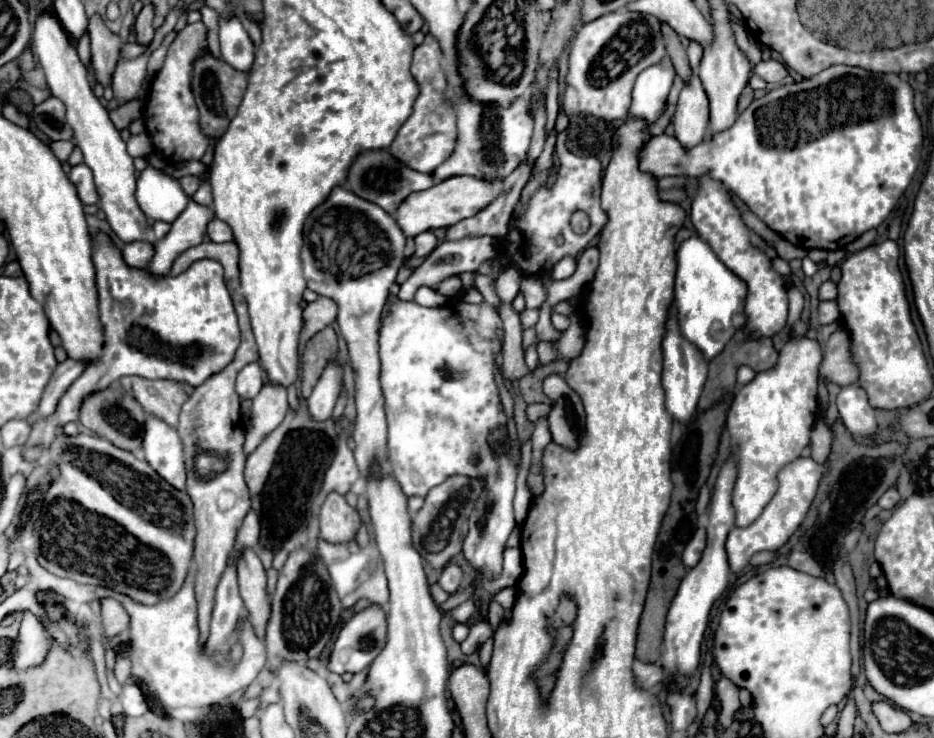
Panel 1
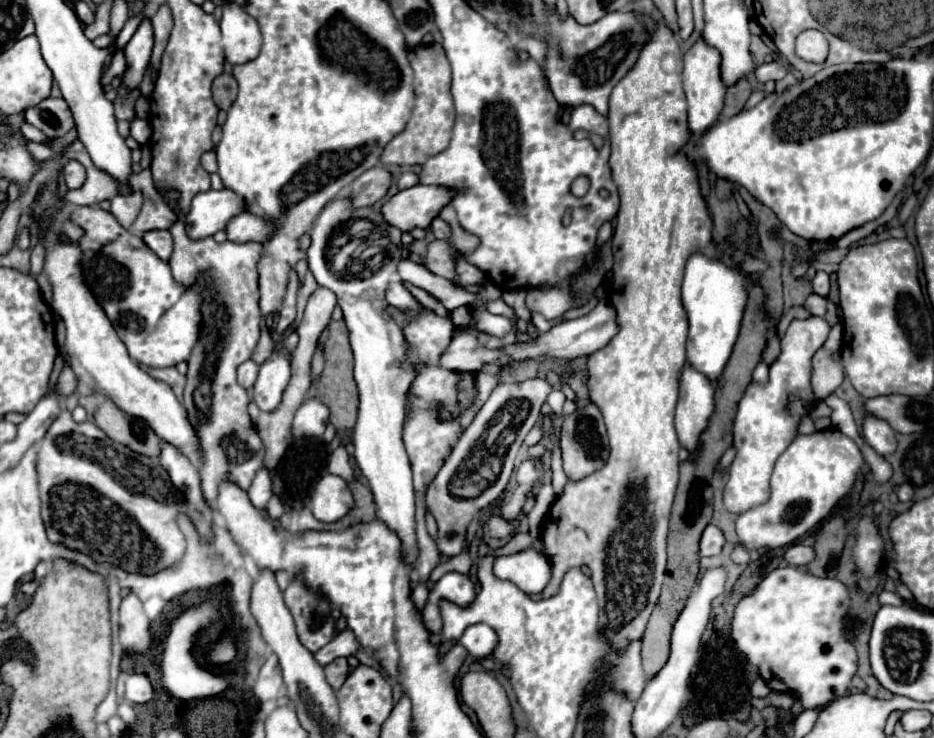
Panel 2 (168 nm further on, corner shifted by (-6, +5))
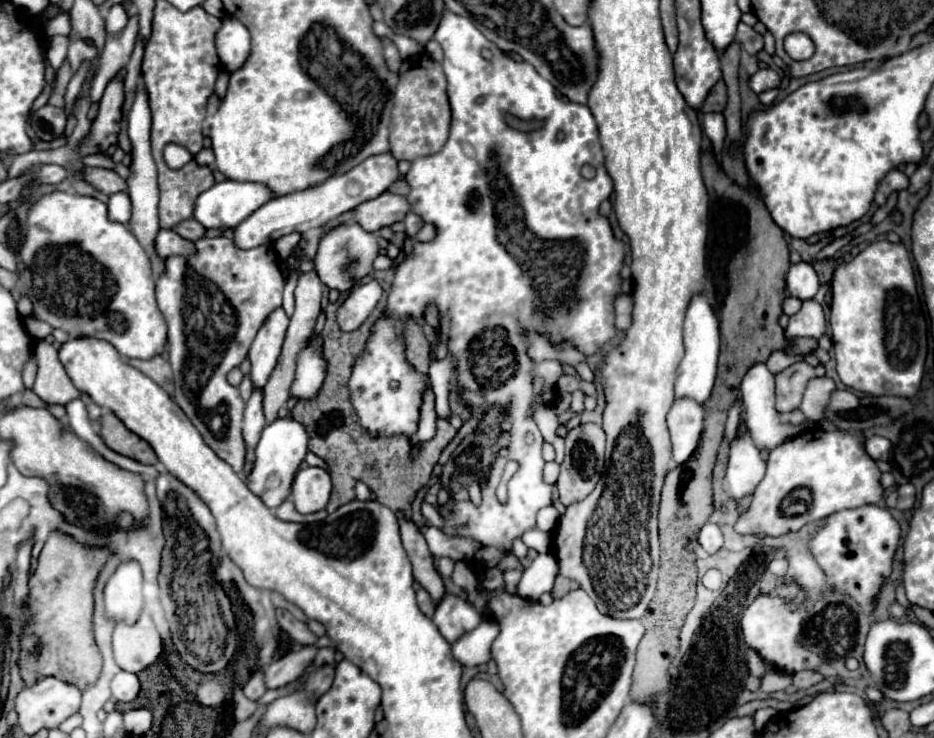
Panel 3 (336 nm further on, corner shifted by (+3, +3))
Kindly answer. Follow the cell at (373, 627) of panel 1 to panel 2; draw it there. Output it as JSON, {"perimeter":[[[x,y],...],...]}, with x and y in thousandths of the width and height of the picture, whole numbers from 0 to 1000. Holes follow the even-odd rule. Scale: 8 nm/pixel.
{"perimeter":[[[368,852],[358,869],[353,869],[340,885],[336,885],[336,890],[343,901],[351,901],[362,890],[377,890],[385,879],[388,877],[385,877],[385,869],[381,866],[381,860],[377,860],[377,855],[373,855],[373,852]]]}

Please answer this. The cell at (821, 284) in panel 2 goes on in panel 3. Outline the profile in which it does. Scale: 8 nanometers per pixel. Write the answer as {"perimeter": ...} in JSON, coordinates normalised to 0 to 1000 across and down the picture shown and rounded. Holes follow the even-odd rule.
{"perimeter":[[[862,354],[847,356],[843,375],[840,375],[840,392],[858,408],[870,405],[877,392],[877,378],[875,378],[870,359],[866,359]]]}

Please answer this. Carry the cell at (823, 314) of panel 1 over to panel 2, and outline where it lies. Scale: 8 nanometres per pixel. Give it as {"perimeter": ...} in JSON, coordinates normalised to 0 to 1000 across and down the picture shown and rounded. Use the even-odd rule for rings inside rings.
{"perimeter":[[[867,400],[861,411],[861,416],[869,424],[869,427],[876,427],[876,430],[882,430],[884,427],[884,405],[878,402],[878,400]]]}

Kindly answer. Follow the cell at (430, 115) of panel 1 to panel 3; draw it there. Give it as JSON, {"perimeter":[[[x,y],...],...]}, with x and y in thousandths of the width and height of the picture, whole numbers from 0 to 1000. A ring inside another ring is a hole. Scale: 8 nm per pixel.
{"perimeter":[[[457,75],[434,80],[427,93],[427,112],[423,121],[423,142],[419,156],[419,207],[423,215],[442,218],[468,207],[479,186],[483,169],[483,145],[479,134],[479,107],[472,85]]]}

